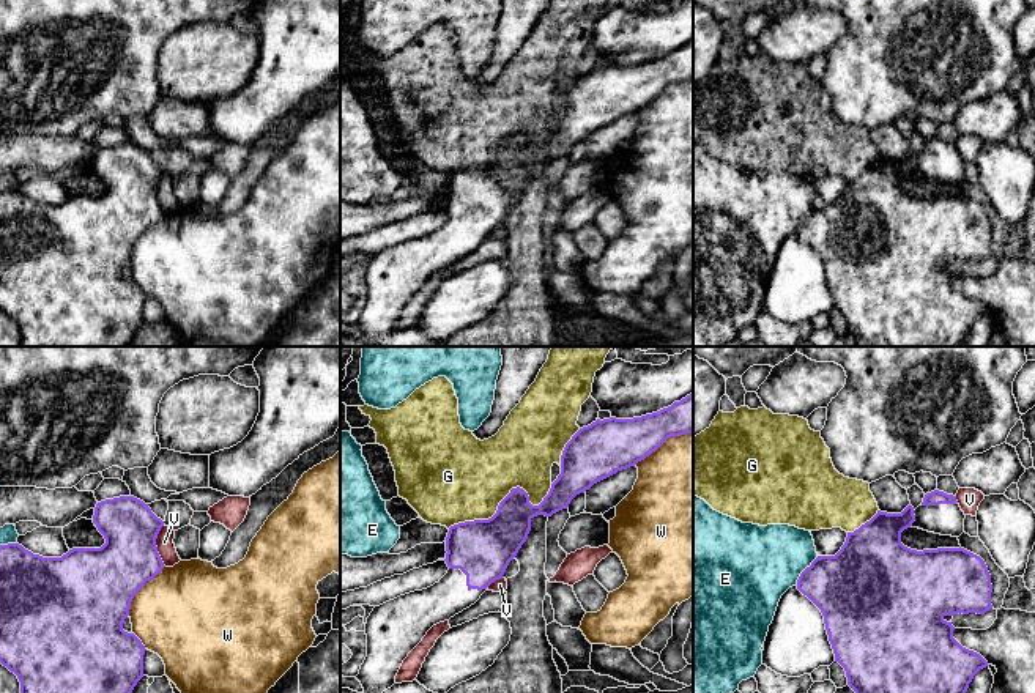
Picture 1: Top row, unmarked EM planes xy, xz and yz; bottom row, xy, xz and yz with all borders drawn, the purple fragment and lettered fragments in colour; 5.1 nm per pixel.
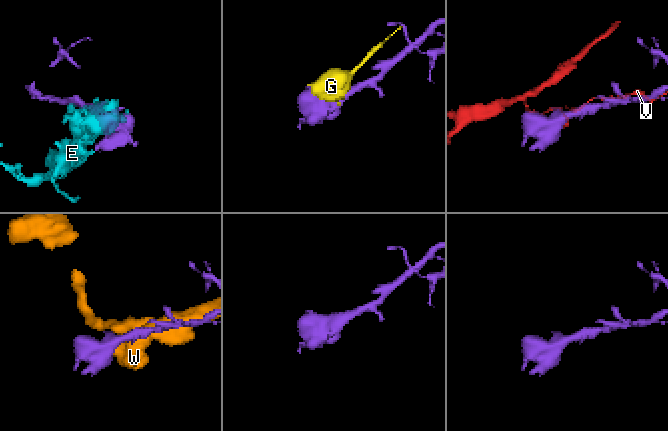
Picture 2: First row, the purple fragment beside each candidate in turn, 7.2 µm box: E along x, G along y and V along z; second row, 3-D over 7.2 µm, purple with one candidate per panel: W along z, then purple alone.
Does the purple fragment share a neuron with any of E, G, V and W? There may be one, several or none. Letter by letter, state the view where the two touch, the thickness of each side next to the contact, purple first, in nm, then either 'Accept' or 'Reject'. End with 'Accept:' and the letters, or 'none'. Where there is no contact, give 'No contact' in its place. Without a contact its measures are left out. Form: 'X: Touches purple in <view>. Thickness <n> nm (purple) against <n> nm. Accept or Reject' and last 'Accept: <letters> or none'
E: Touches purple in yz. Thickness 380 nm (purple) against 400 nm. Reject
G: Touches purple in xz. Thickness 280 nm (purple) against 440 nm. Reject
V: Touches purple in xy. Thickness 300 nm (purple) against 90 nm. Reject
W: Touches purple in xz. Thickness 280 nm (purple) against 480 nm. Reject
Accept: none

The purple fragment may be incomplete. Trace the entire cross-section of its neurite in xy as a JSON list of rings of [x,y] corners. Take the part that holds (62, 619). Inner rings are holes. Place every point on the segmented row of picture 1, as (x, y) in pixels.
[[[120,496],[96,504],[93,523],[104,536],[101,548],[72,548],[61,558],[43,558],[25,550],[19,543],[0,545],[0,663],[14,673],[20,682],[20,693],[132,693],[143,677],[145,646],[134,635],[123,630],[123,622],[129,616],[134,595],[165,567],[156,547],[156,539],[164,526],[148,504],[134,496]]]

